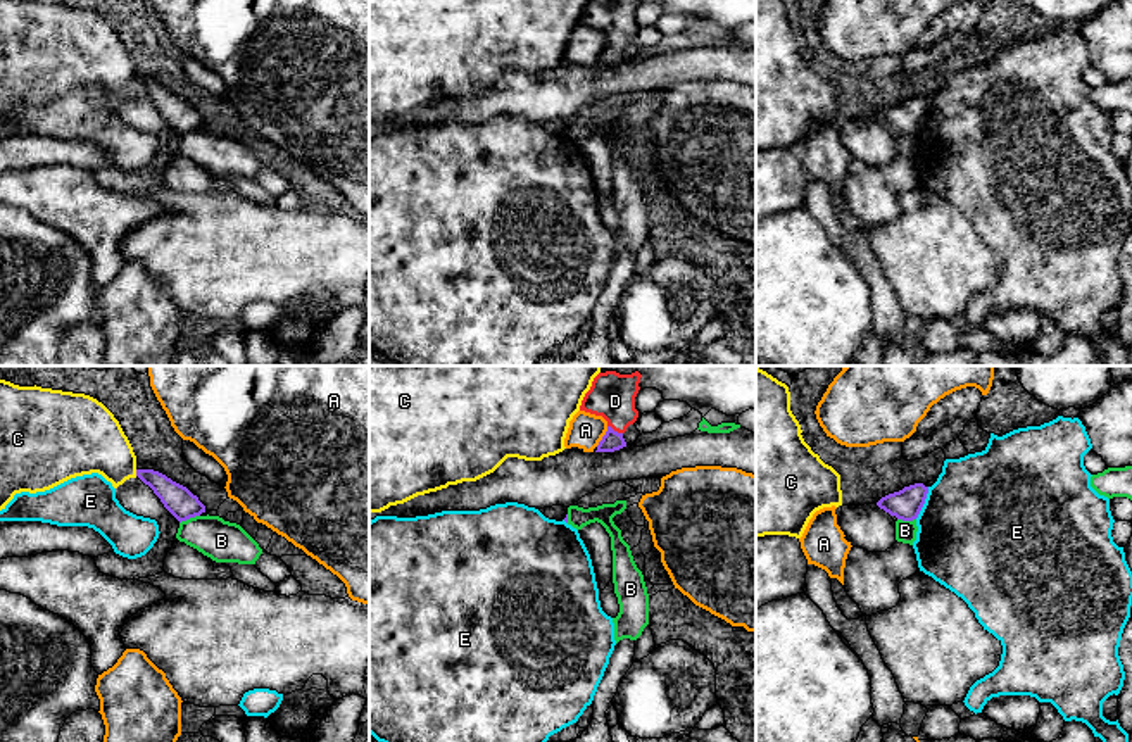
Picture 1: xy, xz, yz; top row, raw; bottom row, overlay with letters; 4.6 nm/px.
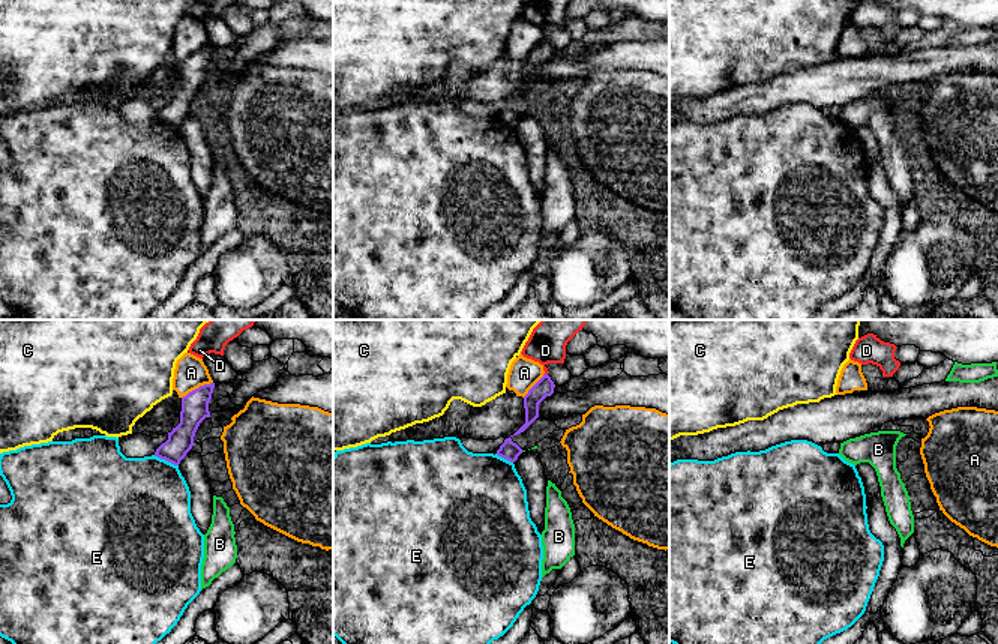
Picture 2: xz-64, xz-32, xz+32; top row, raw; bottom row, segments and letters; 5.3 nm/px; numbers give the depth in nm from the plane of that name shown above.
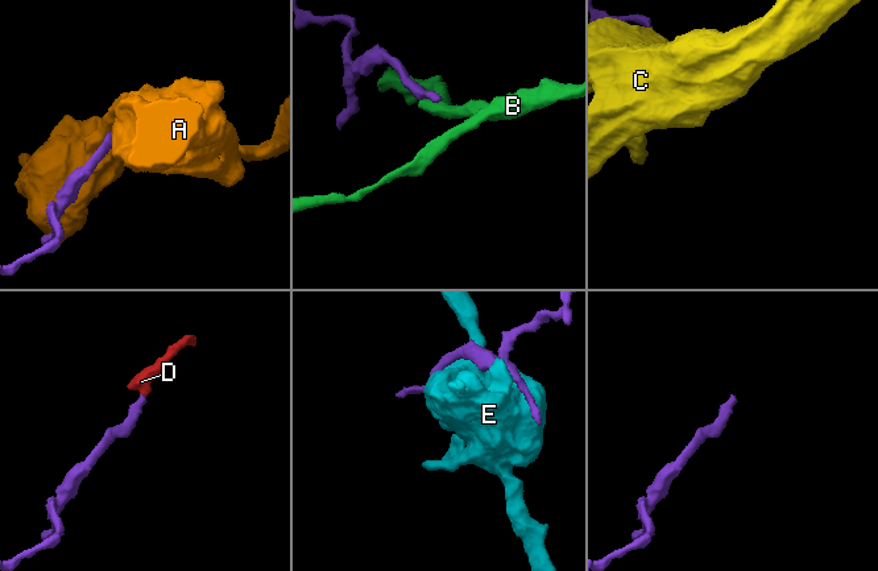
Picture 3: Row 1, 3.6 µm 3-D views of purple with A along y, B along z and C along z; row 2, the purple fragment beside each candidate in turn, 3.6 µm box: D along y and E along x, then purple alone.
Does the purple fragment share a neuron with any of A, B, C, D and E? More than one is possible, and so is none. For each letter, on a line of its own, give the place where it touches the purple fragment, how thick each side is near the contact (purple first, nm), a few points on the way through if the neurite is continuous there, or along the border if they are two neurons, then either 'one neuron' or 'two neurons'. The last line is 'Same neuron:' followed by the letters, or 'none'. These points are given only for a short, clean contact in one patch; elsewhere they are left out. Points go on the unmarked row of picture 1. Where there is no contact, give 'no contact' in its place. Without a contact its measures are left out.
A: xz (603, 50) | 90/160 nm | along xz (608, 40), (596, 59) | two neurons
B: xy (188, 132) | 140/190 nm | along xy (199, 128), (180, 137) | two neurons
C: xy (137, 87) | 140/280 nm | two neurons
D: xz (613, 44) | 90/180 nm | across xz (613, 54), (613, 44), (616, 18) | one neuron
E: yz (924, 116) | 140/500 nm | two neurons
Same neuron: D

